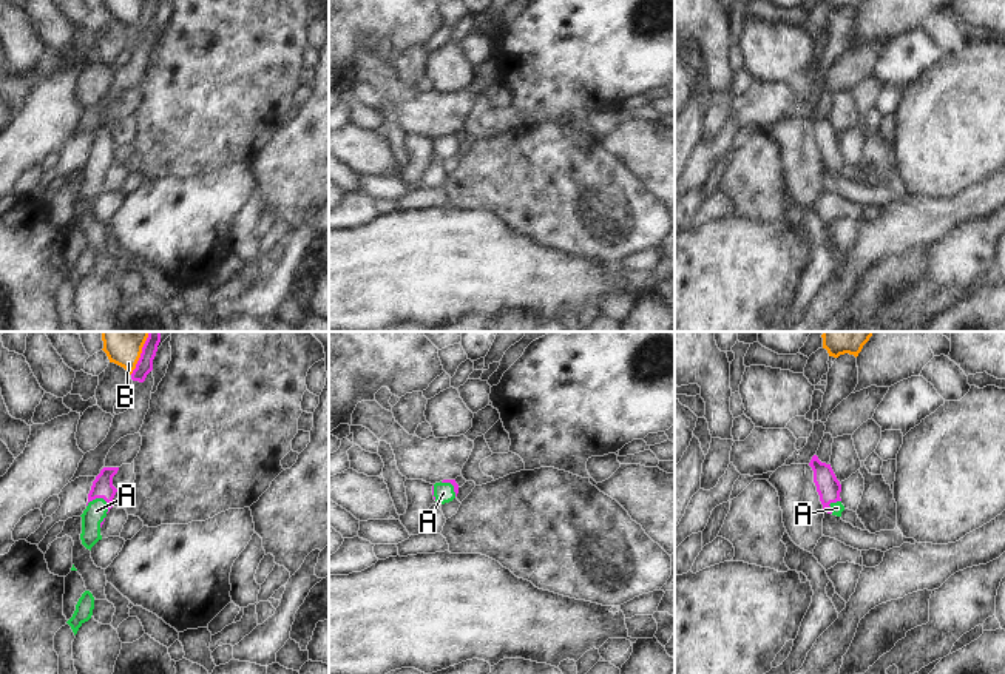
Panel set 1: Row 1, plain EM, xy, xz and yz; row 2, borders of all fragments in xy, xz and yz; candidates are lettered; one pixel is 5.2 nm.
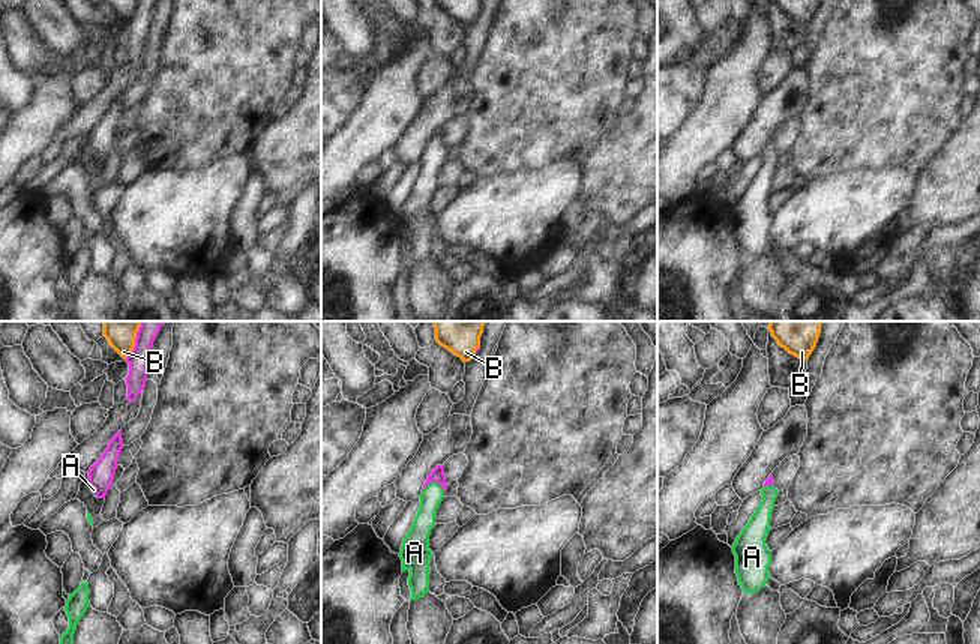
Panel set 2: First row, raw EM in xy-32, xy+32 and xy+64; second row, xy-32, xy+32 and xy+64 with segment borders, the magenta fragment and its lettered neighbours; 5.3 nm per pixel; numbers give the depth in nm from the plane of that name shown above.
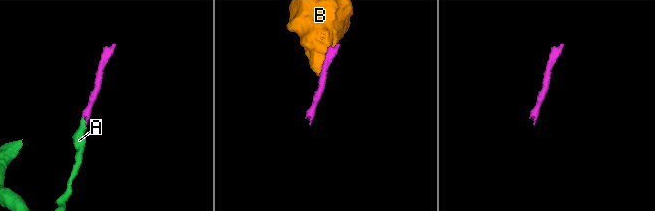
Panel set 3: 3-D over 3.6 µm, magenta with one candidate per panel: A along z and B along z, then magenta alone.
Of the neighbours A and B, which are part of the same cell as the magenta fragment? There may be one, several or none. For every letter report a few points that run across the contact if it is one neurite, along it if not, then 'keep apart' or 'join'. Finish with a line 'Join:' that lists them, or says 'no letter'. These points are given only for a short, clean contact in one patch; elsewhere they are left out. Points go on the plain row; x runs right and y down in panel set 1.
A: xy (102, 141), (101, 151), (96, 165) | join
B: xy (144, 0), (136, 22), (130, 28) | keep apart
Join: A

